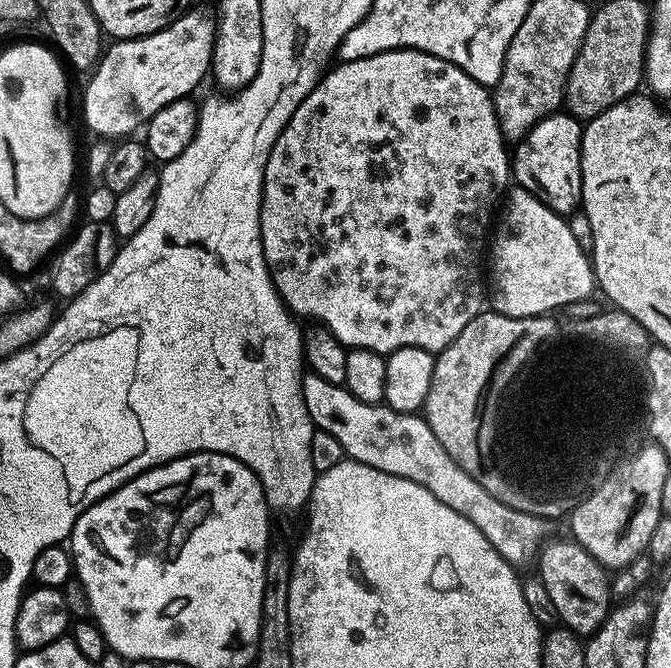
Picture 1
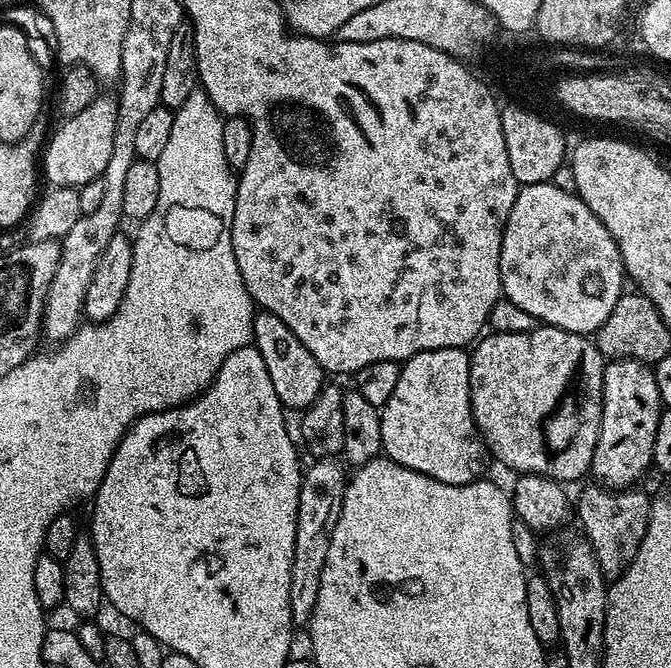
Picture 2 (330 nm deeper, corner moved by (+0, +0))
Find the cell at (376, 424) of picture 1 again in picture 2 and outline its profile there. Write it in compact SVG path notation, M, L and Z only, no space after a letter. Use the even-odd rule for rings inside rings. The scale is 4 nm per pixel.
M260 310L252 320L252 340L266 362L270 382L274 382L274 394L278 394L281 405L288 410L303 410L312 404L326 383L326 373L314 354L310 354L310 350L298 342L298 334L294 334L294 330L290 330L282 318Z

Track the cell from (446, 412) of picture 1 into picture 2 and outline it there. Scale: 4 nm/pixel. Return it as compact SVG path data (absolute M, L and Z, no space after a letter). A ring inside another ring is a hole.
M536 326L530 332L492 332L475 341L468 357L472 417L484 440L485 449L491 455L493 452L504 463L505 469L511 470L516 465L518 450L528 454L528 460L536 460L536 474L544 476L548 460L544 460L544 448L540 448L536 441L540 436L540 416L552 408L552 400L556 400L556 392L564 388L564 380L568 380L568 372L572 372L576 356L581 356L580 478L589 475L600 433L604 374L603 371L592 370L592 363L601 359L595 343L587 335L576 340L578 335L578 332L567 332L561 328ZM520 427L528 438L520 432Z

